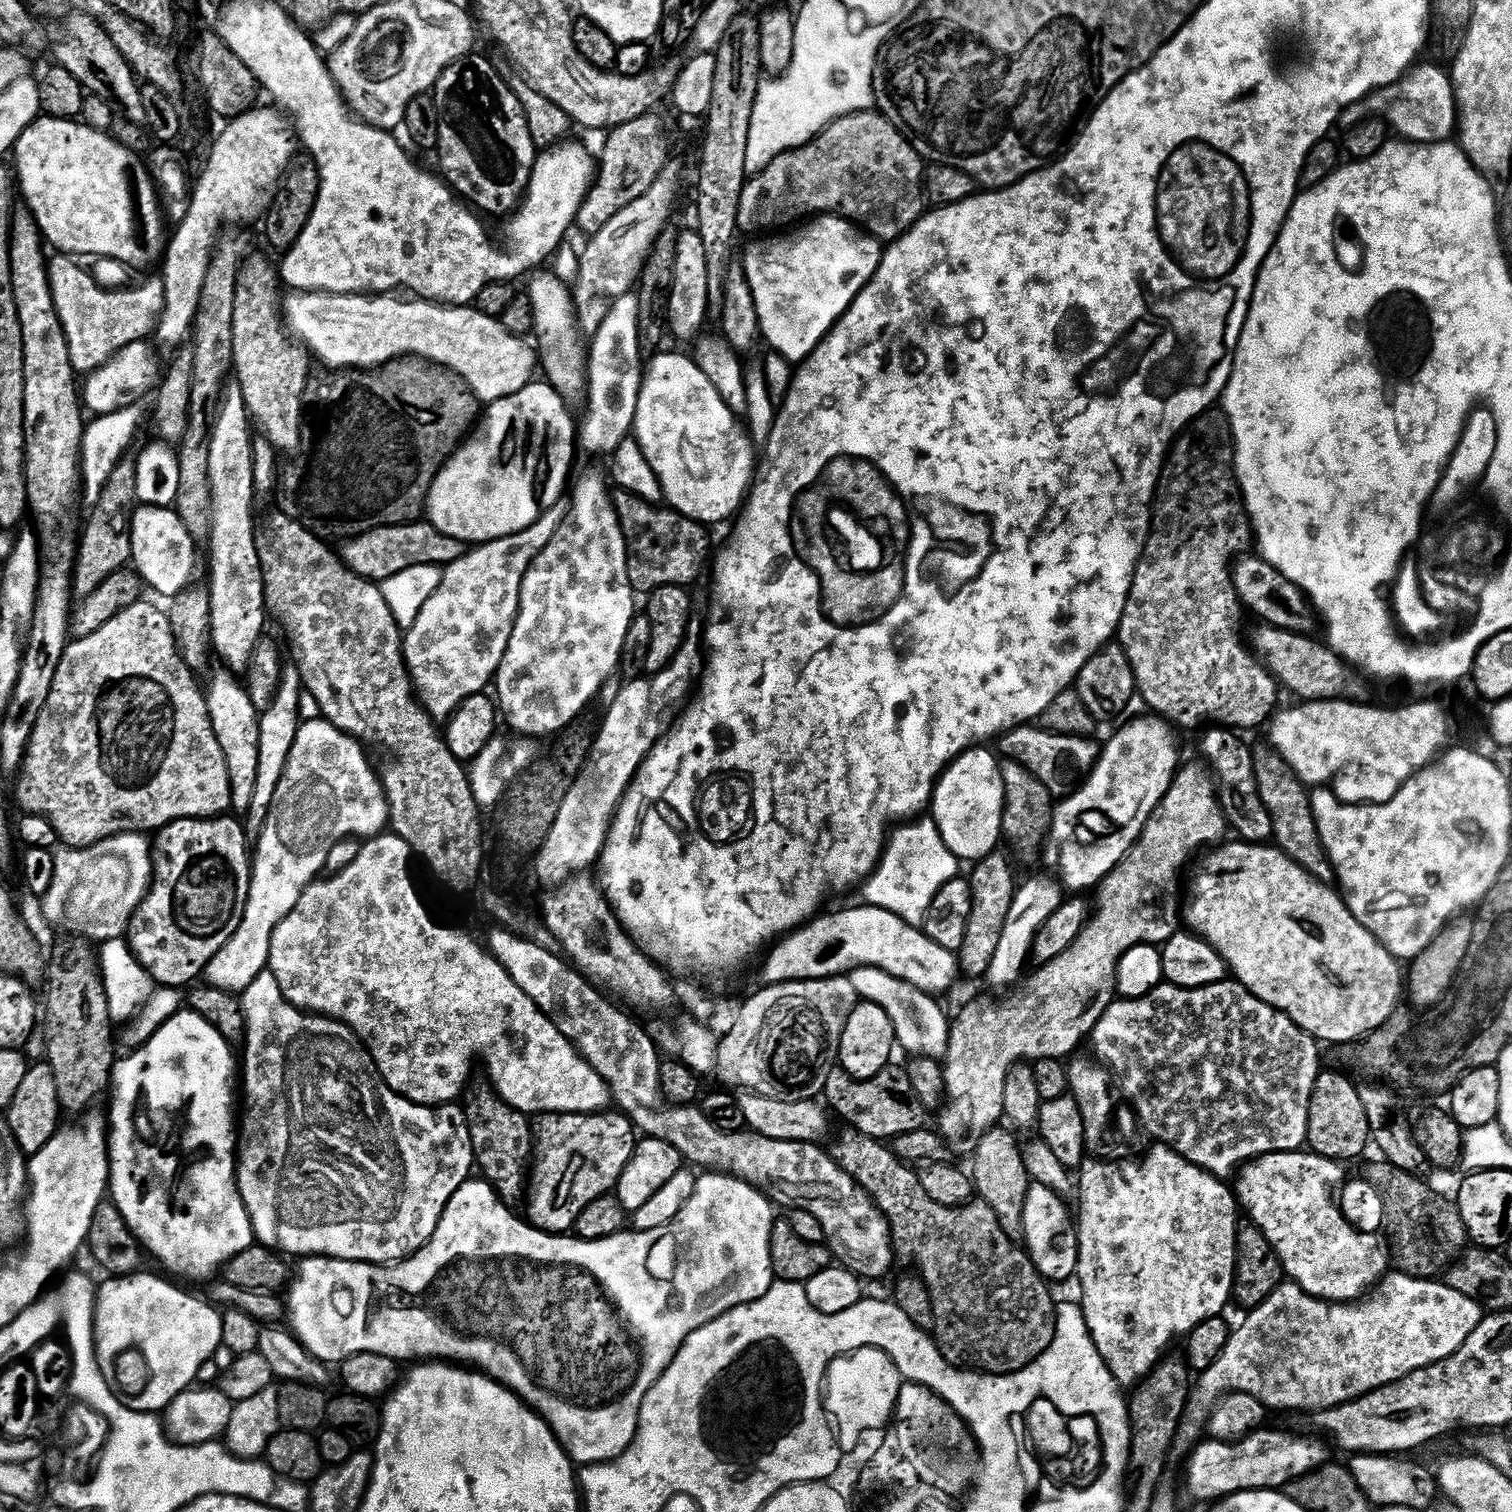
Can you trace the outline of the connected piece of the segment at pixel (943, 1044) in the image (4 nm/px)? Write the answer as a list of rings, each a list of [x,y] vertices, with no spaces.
[[[855,968],[850,973],[850,979],[857,997],[861,1001],[877,1004],[890,1014],[890,1022],[894,1022],[896,1043],[901,1049],[912,1052],[913,1057],[931,1056],[943,1058],[948,1053],[948,1034],[950,1031],[950,1016],[940,1009],[935,995],[910,986],[910,982],[902,982],[886,970],[877,968]]]

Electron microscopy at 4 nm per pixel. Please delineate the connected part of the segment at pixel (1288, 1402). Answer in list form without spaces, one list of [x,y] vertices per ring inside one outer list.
[[[1392,1274],[1383,1281],[1383,1288],[1384,1292],[1378,1293],[1373,1300],[1329,1303],[1327,1300],[1320,1300],[1316,1296],[1311,1296],[1309,1292],[1302,1290],[1297,1284],[1281,1282],[1274,1290],[1274,1294],[1270,1294],[1270,1298],[1266,1298],[1266,1302],[1262,1302],[1256,1308],[1251,1309],[1247,1313],[1248,1317],[1240,1325],[1235,1325],[1232,1328],[1232,1336],[1226,1342],[1226,1350],[1222,1350],[1222,1354],[1218,1358],[1218,1362],[1214,1362],[1214,1366],[1210,1366],[1202,1373],[1202,1380],[1204,1380],[1205,1386],[1212,1392],[1220,1392],[1216,1394],[1227,1394],[1229,1392],[1250,1394],[1263,1402],[1265,1409],[1268,1410],[1272,1410],[1272,1408],[1290,1408],[1294,1412],[1315,1414],[1323,1412],[1325,1408],[1336,1408],[1340,1404],[1356,1400],[1358,1397],[1370,1394],[1382,1386],[1393,1384],[1402,1378],[1406,1378],[1411,1372],[1422,1370],[1423,1368],[1431,1368],[1433,1364],[1450,1358],[1464,1345],[1466,1338],[1470,1338],[1470,1334],[1474,1334],[1474,1330],[1480,1325],[1482,1319],[1482,1306],[1480,1303],[1474,1298],[1466,1298],[1466,1294],[1458,1294],[1458,1290],[1454,1290],[1447,1282],[1437,1282],[1435,1279],[1419,1280],[1417,1276]]]

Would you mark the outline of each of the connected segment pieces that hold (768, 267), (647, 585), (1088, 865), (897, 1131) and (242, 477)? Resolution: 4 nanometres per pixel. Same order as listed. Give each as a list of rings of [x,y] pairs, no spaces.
[[[818,216],[800,227],[792,230],[797,232],[789,231],[787,234],[772,234],[757,239],[760,241],[750,245],[744,252],[744,276],[748,279],[745,280],[746,287],[752,291],[756,303],[763,339],[768,339],[773,353],[783,356],[789,362],[807,360],[824,341],[832,327],[858,298],[860,291],[874,278],[882,257],[881,241],[842,216]]]
[[[619,490],[612,492],[612,505],[620,519],[620,525],[626,538],[628,547],[628,573],[630,574],[630,586],[638,594],[651,594],[656,589],[667,584],[692,586],[692,583],[700,576],[700,567],[708,556],[708,532],[705,525],[696,520],[686,518],[681,512],[676,512],[667,506],[657,506],[648,500],[638,498],[629,492]]]
[[[1140,714],[1120,728],[1103,745],[1100,759],[1092,767],[1088,779],[1079,785],[1071,794],[1063,797],[1055,805],[1052,814],[1050,844],[1056,847],[1056,864],[1060,867],[1059,879],[1069,893],[1080,894],[1083,888],[1095,889],[1101,880],[1106,879],[1122,862],[1122,858],[1136,845],[1136,839],[1142,834],[1150,814],[1162,802],[1170,790],[1172,779],[1181,767],[1182,759],[1176,753],[1176,740],[1167,723],[1155,714]]]
[[[896,1067],[883,1068],[869,1080],[856,1080],[850,1074],[846,1074],[844,1068],[833,1068],[830,1078],[826,1078],[826,1086],[822,1093],[823,1099],[828,1099],[827,1107],[832,1112],[836,1111],[848,1123],[845,1125],[881,1142],[891,1141],[897,1136],[910,1134],[925,1127],[926,1109],[918,1094],[914,1094],[914,1085],[908,1077],[907,1067]]]
[[[235,378],[229,379],[222,388],[220,411],[216,413],[208,445],[210,446],[210,494],[212,495],[212,530],[206,543],[212,551],[212,585],[206,591],[210,598],[210,635],[212,645],[224,658],[227,669],[234,674],[247,672],[250,654],[254,646],[266,635],[264,623],[270,614],[270,604],[266,599],[264,582],[265,565],[260,565],[260,548],[256,545],[256,521],[258,516],[252,509],[254,502],[254,464],[258,452],[252,449],[252,432],[254,424],[248,415],[246,398],[242,398],[242,386]]]

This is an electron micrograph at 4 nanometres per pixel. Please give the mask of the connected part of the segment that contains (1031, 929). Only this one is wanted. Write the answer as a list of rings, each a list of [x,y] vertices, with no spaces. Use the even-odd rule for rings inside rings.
[[[1036,876],[1019,885],[1016,897],[1010,906],[1010,914],[1006,914],[1006,926],[1002,926],[1002,938],[998,942],[998,950],[994,950],[994,958],[988,967],[987,983],[990,982],[996,988],[1008,988],[1025,979],[1024,967],[1030,964],[1033,955],[1033,944],[1036,936],[1046,926],[1050,914],[1058,910],[1062,903],[1062,888],[1055,879],[1047,880],[1044,876]]]

